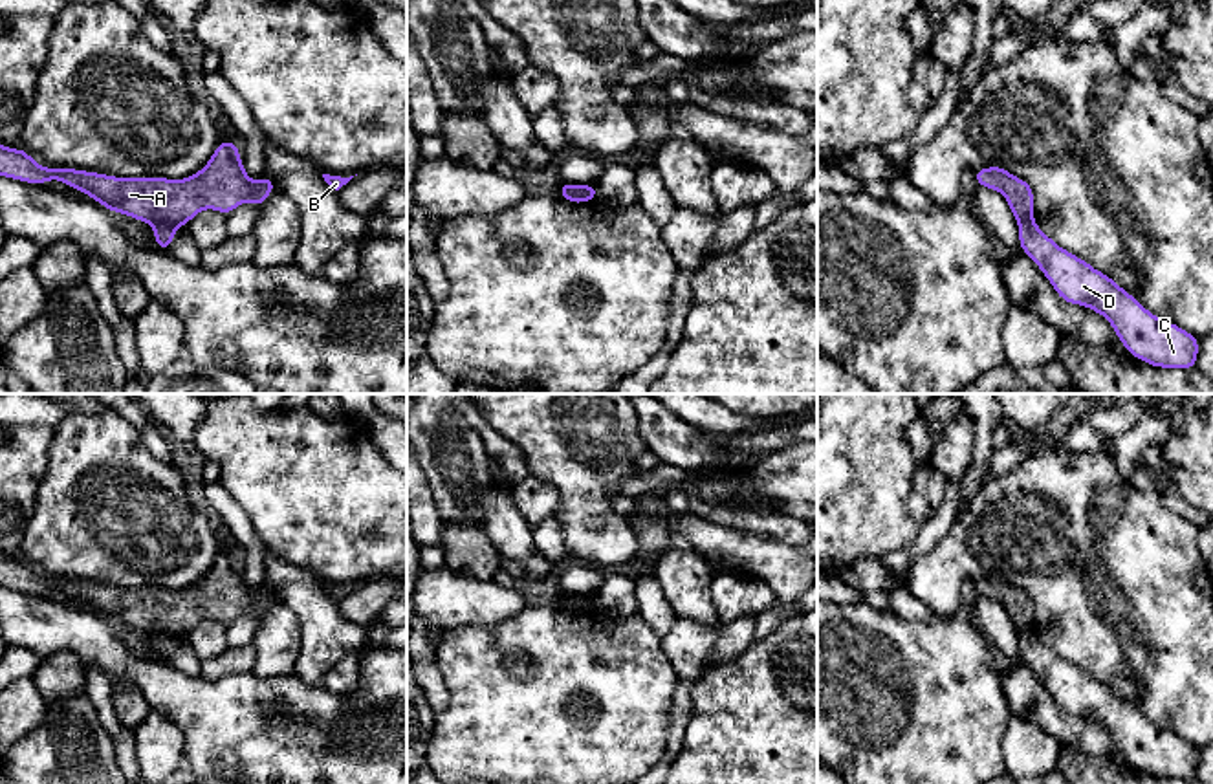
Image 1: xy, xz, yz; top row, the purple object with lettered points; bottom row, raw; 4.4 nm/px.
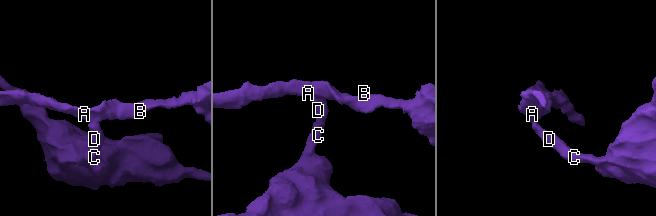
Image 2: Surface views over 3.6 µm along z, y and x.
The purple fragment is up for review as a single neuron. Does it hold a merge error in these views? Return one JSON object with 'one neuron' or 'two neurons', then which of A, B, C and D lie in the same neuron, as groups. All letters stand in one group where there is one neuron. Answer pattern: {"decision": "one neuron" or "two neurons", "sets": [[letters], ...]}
{"decision": "two neurons", "sets": [["A", "B"], ["C", "D"]]}

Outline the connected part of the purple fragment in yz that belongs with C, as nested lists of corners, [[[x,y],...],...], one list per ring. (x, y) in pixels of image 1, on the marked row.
[[[1035,222],[1019,223],[1019,244],[1055,293],[1068,304],[1101,313],[1132,357],[1158,368],[1197,366],[1198,337],[1145,310],[1109,275],[1059,247]]]

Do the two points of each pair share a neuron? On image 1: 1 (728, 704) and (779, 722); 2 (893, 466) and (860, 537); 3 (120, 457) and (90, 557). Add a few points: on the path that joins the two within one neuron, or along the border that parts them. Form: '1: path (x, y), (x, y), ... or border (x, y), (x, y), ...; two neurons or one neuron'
1: path (741, 709), (757, 722), (766, 722); one neuron
2: path (874, 484), (860, 499), (860, 519); one neuron
3: path (107, 482), (107, 510), (90, 526), (90, 532); one neuron

